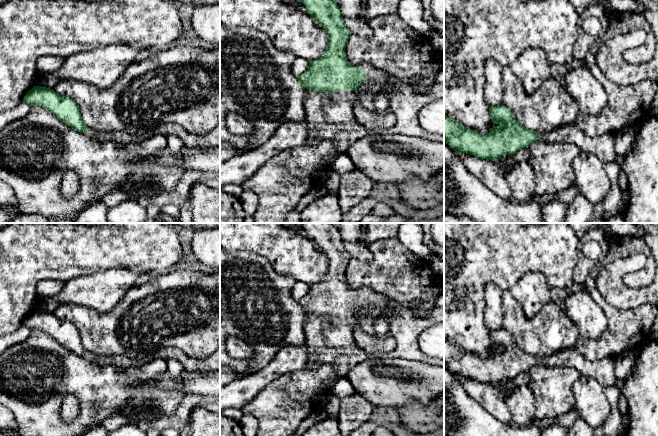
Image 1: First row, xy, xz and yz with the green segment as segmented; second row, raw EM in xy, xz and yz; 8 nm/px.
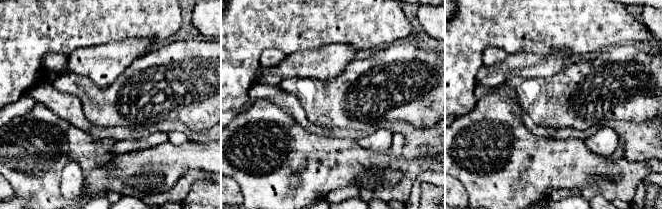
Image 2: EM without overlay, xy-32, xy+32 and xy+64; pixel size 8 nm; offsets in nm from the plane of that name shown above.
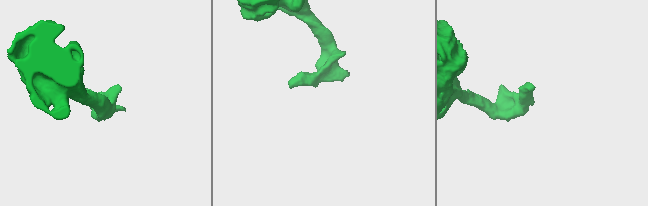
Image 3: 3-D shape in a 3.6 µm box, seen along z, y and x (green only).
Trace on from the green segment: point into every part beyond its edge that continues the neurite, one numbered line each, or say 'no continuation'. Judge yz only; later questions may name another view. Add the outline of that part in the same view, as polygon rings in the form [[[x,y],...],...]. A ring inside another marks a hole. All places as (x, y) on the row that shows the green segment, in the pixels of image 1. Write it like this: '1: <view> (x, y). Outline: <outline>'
1: yz (603, 146). Outline: [[[577,123],[562,125],[550,132],[537,132],[538,142],[575,144],[580,151],[593,153],[604,163],[614,162],[617,158],[614,134],[588,136]]]

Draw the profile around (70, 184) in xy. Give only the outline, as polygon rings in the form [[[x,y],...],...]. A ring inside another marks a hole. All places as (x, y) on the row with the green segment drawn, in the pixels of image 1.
[[[74,170],[65,171],[62,184],[61,184],[61,192],[65,198],[73,198],[80,186],[79,176]]]

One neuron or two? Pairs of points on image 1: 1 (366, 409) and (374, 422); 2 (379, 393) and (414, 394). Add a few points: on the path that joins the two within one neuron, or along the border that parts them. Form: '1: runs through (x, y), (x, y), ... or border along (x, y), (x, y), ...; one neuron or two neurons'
1: border along (375, 407), (370, 417), (361, 425); two neurons
2: runs through (388, 393), (405, 393); one neuron

